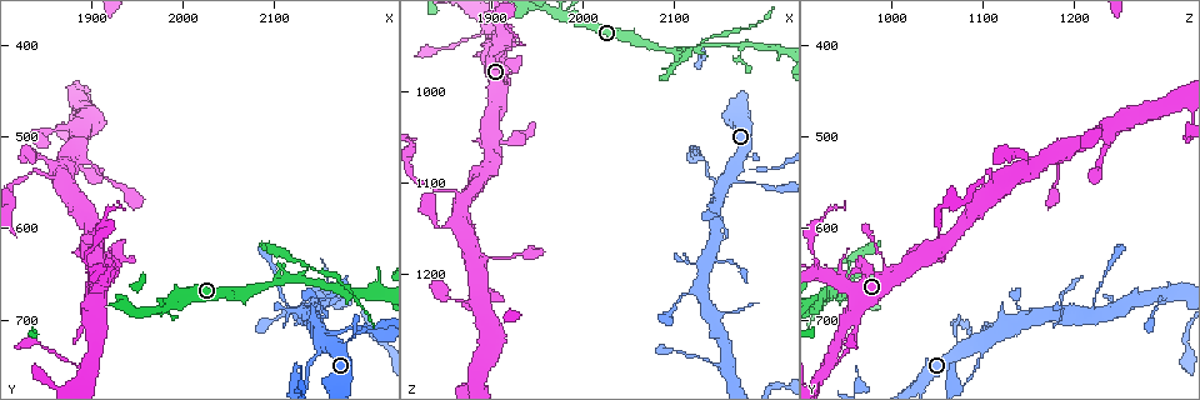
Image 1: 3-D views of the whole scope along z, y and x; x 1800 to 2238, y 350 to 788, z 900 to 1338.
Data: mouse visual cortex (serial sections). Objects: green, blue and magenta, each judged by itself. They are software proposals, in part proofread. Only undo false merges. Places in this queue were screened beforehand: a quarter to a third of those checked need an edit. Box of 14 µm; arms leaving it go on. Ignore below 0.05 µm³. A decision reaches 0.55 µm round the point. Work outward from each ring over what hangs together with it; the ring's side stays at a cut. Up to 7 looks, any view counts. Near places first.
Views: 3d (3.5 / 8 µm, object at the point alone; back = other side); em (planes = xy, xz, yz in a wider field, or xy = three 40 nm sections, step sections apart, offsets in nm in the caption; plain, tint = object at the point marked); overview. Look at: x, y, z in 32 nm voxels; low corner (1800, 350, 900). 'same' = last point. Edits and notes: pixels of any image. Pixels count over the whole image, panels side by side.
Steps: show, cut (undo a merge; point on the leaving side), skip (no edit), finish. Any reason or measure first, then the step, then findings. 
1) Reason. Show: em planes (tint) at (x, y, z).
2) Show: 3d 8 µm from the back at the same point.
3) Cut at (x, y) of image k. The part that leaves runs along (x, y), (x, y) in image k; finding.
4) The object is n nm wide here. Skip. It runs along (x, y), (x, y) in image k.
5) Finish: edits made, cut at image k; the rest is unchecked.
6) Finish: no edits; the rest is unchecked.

A fork. Show: 3d 3.5 µm at (2105, 655, 955).

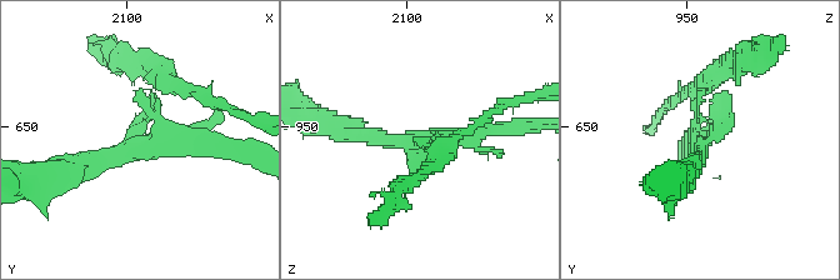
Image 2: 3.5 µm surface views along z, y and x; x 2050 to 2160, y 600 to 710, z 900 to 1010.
Need the tissue. Show: em xy step 2 (tint) at (2103, 659, 957).

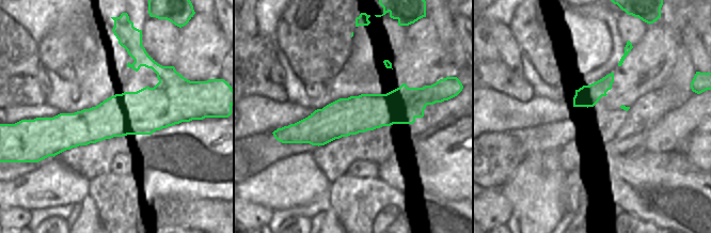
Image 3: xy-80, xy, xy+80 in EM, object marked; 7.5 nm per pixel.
Skip. It runs along (423, 104), (284, 131) in image 3; one cell here.

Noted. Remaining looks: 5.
Calibre changes. Show: 3d 3.5 µm at (2160, 725, 1095).

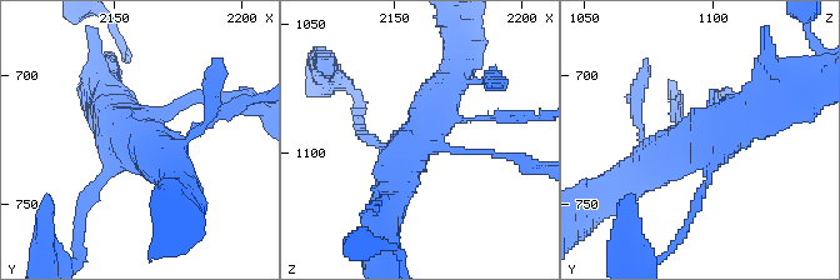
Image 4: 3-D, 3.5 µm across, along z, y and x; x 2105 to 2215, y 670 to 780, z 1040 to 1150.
Show: em xy step 3 (tint) at (2160, 725, 1092).

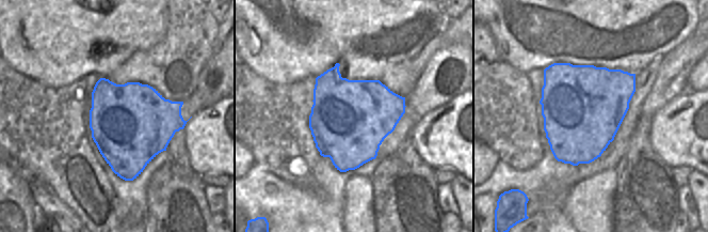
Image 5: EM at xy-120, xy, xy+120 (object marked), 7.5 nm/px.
The object is 600 nm wide here. Skip. It runs along (634, 176), (755, 103) in image 4; continuous, no second cell.

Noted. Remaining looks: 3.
Three arms meet. Show: 3d 8 µm from the back at (2120, 690, 1215).

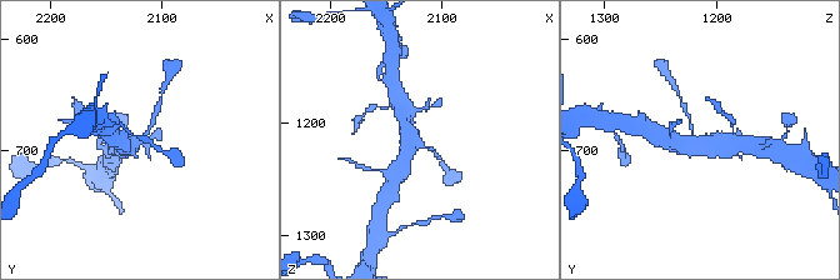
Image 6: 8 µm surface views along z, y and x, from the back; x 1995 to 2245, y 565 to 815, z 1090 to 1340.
3 arms meet here; the arms are 100, 500, 500 nm wide. Show: em xy step 5 (tint) at (2124, 692, 1214).

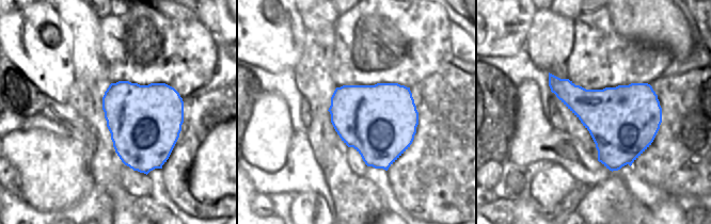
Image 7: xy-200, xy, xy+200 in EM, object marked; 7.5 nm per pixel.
Skip. It runs along (734, 144), (679, 144), (666, 139) in image 6; all the same cell.

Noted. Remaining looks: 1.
Finish: no edits; the rest is unchecked.

